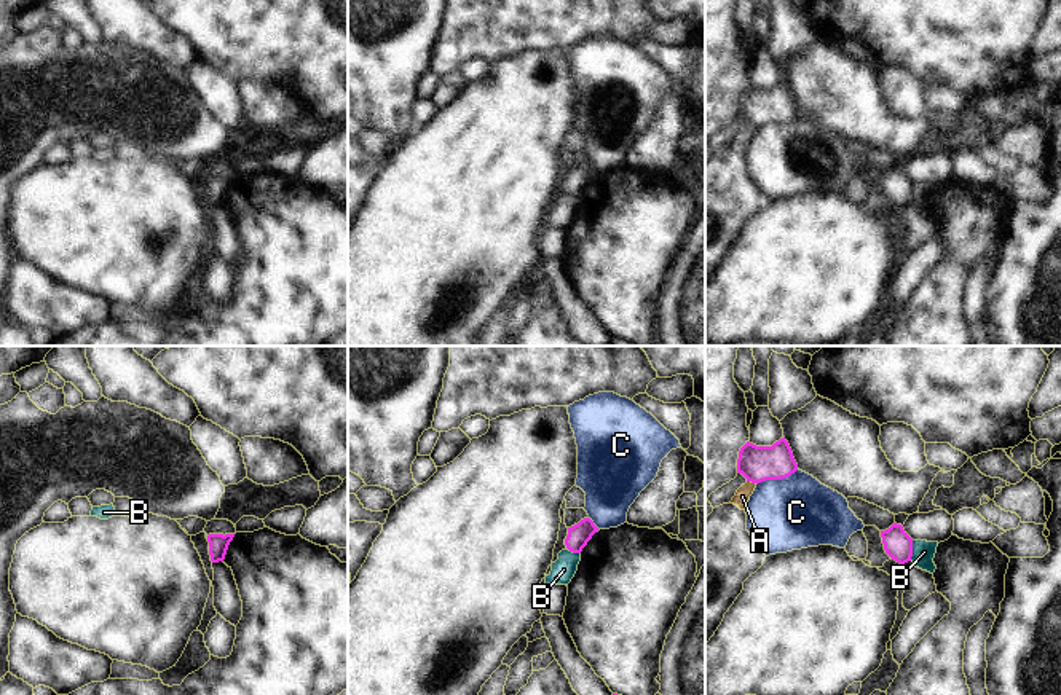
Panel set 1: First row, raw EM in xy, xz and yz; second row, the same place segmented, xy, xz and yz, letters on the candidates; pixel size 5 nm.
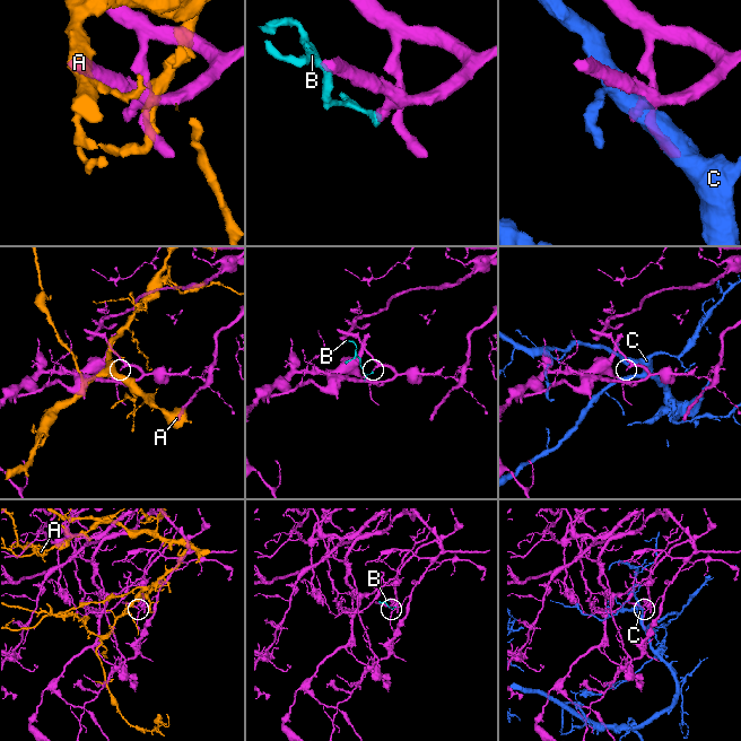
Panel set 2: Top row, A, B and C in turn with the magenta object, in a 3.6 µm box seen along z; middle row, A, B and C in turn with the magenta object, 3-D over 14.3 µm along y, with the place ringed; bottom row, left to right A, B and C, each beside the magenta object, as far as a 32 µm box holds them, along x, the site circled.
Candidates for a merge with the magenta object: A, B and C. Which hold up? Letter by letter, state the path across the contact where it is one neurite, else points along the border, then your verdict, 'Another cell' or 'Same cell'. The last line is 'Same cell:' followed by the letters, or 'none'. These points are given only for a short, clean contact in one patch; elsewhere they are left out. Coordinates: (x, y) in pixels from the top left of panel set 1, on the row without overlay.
A: Another cell
B: Boundary: yz (913, 184), (910, 203). Another cell
C: Another cell
Same cell: none

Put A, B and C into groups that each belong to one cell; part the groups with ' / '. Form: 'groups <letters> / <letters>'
groups A / B / C

